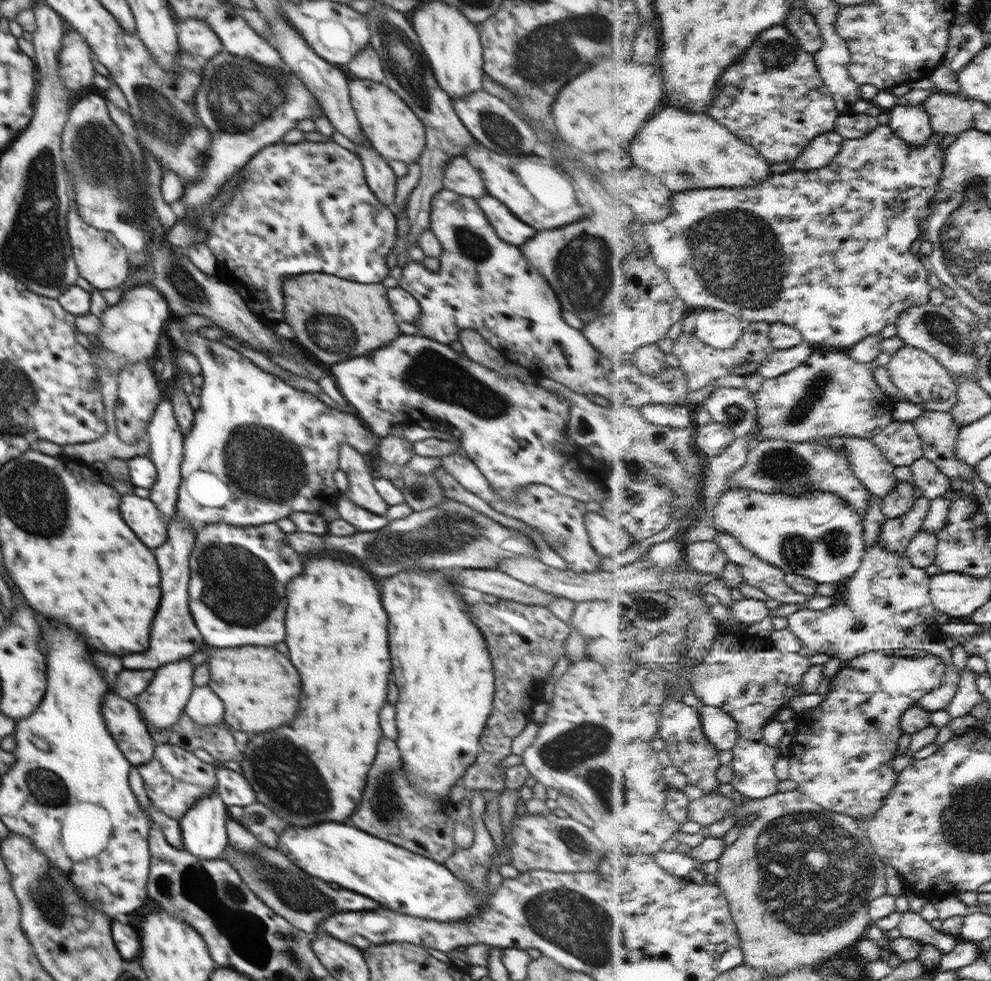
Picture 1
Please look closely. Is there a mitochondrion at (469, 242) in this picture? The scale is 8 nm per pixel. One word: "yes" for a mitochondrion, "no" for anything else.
yes

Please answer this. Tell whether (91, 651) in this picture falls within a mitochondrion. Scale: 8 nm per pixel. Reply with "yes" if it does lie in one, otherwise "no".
no

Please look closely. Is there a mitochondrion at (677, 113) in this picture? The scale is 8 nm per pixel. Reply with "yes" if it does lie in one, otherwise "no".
no

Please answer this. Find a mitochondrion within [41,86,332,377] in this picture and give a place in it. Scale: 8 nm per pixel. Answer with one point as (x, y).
(177, 276)

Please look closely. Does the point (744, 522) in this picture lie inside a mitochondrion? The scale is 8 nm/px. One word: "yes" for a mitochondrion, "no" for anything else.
no

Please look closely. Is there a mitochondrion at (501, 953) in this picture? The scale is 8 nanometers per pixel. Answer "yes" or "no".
no

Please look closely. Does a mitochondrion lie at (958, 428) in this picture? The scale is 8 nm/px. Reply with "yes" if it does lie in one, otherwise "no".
no

